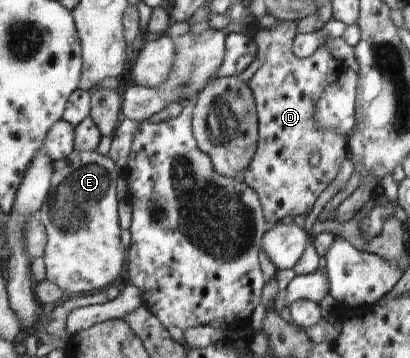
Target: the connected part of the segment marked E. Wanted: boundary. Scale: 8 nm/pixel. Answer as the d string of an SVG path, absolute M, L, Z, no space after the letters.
M73 151L65 158L59 159L57 162L53 162L53 178L51 180L51 190L43 204L41 210L37 214L38 218L43 218L43 226L47 226L47 254L43 253L45 262L45 279L49 282L54 282L63 292L67 294L85 294L91 290L105 290L121 272L123 272L123 264L125 264L125 248L121 244L121 229L120 224L117 224L117 198L115 198L115 186L117 186L117 178L119 178L119 172L117 172L117 165L107 155L103 156L97 153L97 151Z

